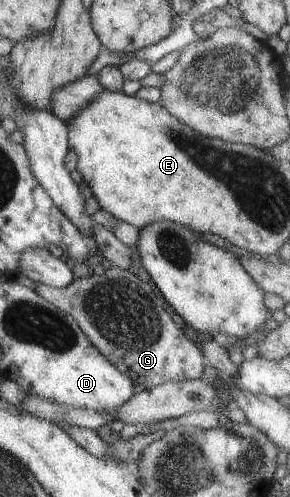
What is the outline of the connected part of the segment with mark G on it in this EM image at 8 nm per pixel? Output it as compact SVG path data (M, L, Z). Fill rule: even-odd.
M112 266L102 275L93 273L87 278L73 279L73 283L69 283L67 287L49 287L36 282L35 284L34 292L39 297L71 315L99 353L121 373L129 375L135 384L144 385L145 390L168 381L196 380L203 376L205 365L202 350L175 324L171 315L165 310L165 301L161 299L161 295L135 274Z

